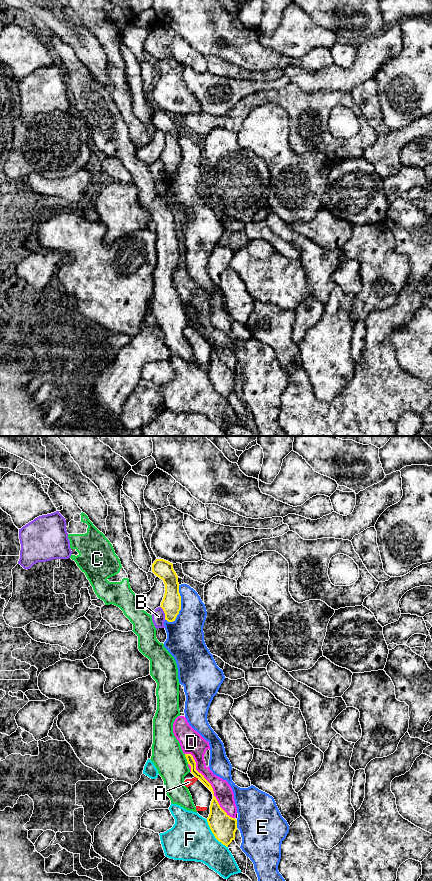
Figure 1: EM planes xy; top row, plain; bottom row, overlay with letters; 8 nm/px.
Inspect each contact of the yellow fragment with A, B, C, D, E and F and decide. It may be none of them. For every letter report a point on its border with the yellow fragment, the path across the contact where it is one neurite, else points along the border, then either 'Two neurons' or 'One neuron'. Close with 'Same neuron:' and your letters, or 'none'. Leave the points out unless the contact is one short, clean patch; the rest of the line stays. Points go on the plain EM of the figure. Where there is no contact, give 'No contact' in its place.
A: Touches yellow at xy (197, 329). Boundary: xy (195, 328), (198, 330). Two neurons
B: Touches yellow at xy (164, 164). Boundary: xy (160, 158), (165, 171). Two neurons
C: Touches yellow at xy (186, 310). Two neurons
D: Touches yellow at xy (210, 337). Two neurons
E: Touches yellow at xy (180, 157). Two neurons
F: Touches yellow at xy (213, 385). Two neurons
Same neuron: none

